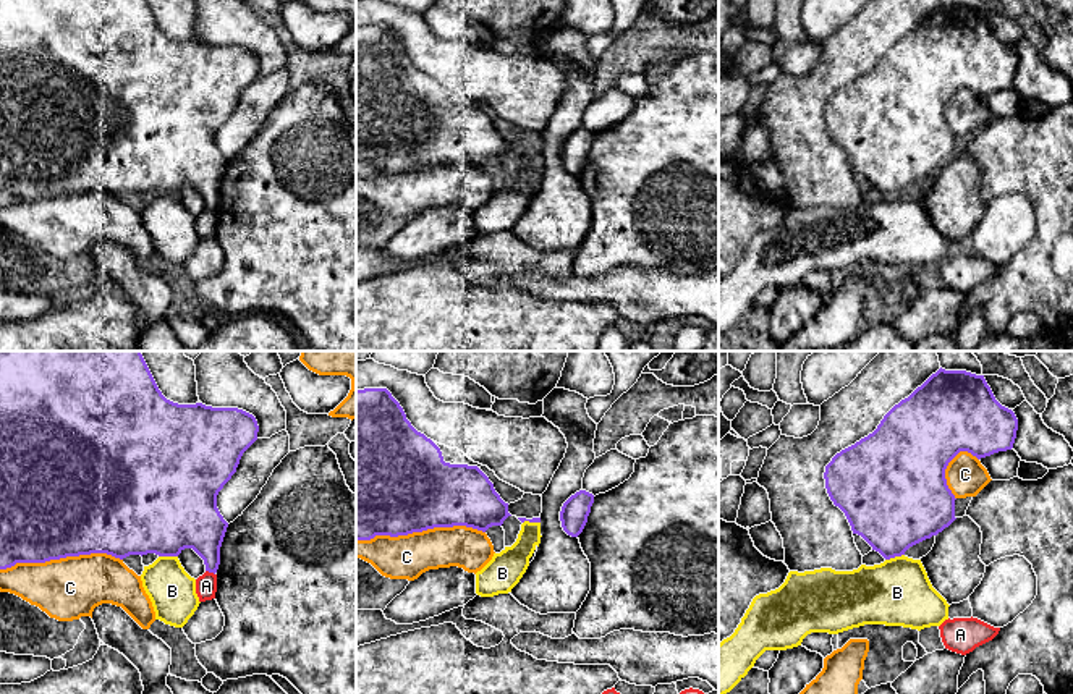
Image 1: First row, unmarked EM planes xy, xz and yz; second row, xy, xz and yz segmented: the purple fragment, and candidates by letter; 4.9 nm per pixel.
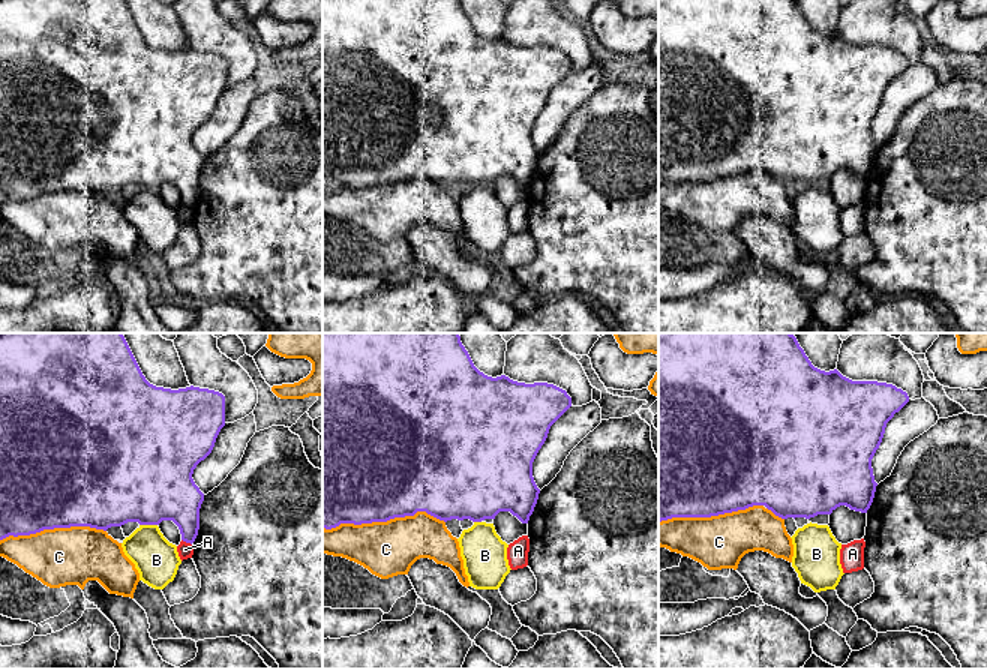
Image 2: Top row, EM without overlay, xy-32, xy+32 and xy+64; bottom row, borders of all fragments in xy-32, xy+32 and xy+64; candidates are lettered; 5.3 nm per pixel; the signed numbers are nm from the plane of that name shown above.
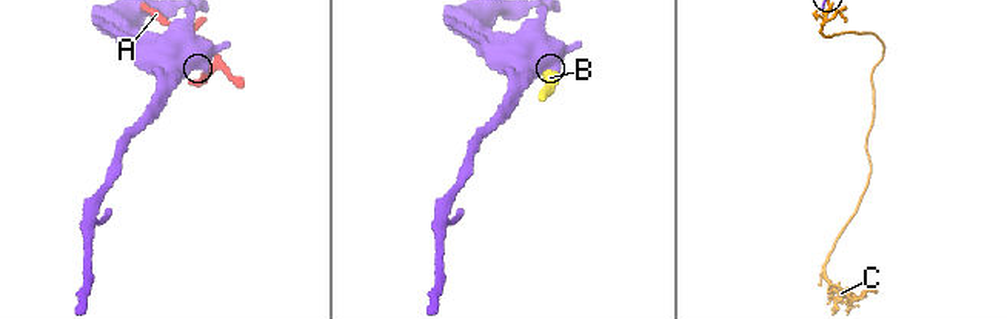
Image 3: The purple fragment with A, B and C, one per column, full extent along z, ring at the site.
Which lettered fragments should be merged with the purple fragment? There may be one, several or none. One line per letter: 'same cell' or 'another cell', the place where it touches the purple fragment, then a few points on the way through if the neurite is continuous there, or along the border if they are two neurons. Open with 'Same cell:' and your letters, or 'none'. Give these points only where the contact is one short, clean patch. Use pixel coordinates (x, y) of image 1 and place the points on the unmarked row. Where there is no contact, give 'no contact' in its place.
Same cell: none
A: another cell; meets purple in xy at (211, 209); border along xy (206, 207), (214, 212)
B: another cell; meets purple in xy at (169, 193); border along xy (159, 193), (177, 194)
C: another cell; meets purple in xz at (419, 169)

